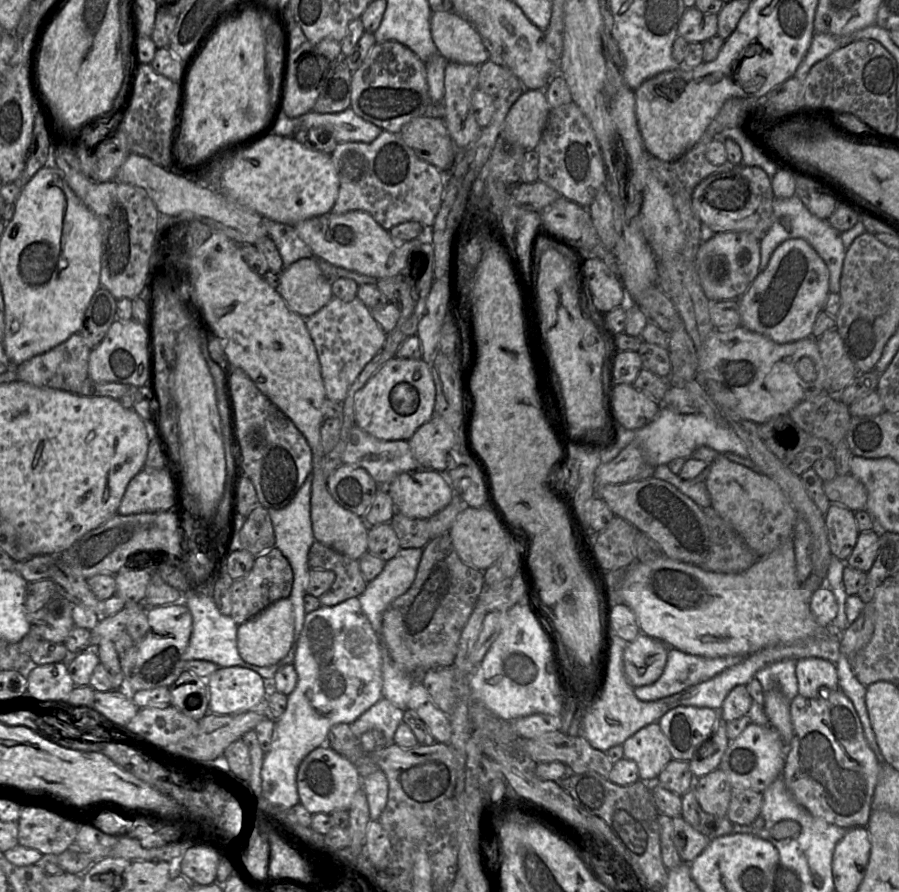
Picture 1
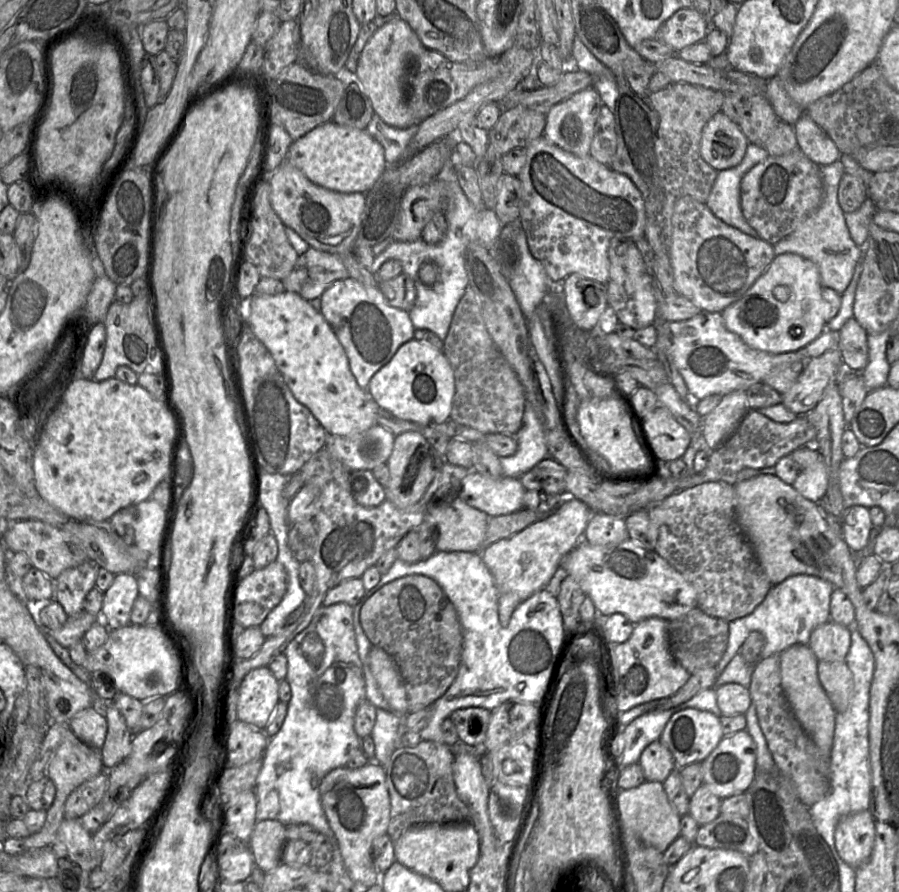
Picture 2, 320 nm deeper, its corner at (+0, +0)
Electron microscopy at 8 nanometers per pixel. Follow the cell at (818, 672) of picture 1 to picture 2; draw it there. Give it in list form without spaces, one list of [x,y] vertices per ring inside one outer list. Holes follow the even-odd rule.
[[[832,620],[815,628],[808,643],[818,661],[827,662],[845,661],[850,645],[850,629]]]

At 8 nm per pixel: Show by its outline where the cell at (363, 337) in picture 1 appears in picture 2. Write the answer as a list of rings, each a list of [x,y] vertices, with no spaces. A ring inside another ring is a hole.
[[[348,277],[328,287],[320,296],[320,313],[342,345],[351,373],[362,389],[371,377],[390,361],[398,348],[413,338],[408,312],[390,306],[378,287],[367,287]]]

